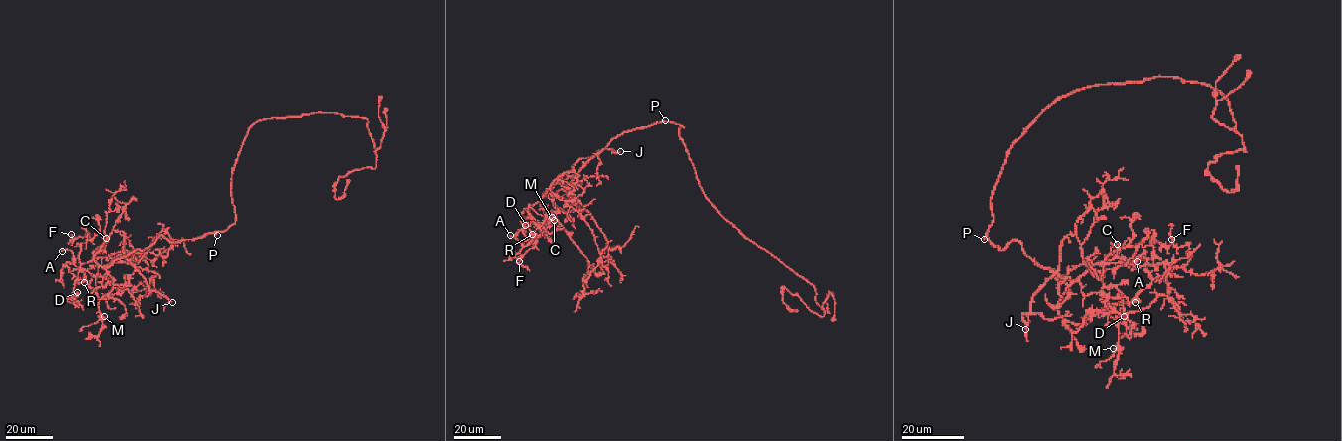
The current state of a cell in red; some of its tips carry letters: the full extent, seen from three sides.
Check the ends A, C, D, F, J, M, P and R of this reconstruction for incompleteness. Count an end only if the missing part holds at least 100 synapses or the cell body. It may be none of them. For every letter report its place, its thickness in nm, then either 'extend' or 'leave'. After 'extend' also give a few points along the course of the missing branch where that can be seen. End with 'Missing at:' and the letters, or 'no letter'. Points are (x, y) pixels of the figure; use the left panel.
A: at (62, 251); 160 nm thick; leave
C: at (106, 238); 280 nm thick; leave
D: at (77, 292); 400 nm thick; leave
F: at (71, 234); 110 nm thick; leave
J: at (172, 302); 80 nm thick; leave
M: at (104, 316); 140 nm thick; leave
P: at (217, 235); 240 nm thick; extend; missing branch runs (217, 235), (222, 238), (228, 231), (231, 202)
R: at (84, 282); 110 nm thick; leave
Missing at: P

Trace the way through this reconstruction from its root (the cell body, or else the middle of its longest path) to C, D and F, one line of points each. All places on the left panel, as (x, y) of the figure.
C: (231, 178), (235, 221), (224, 231), (174, 242), (160, 235), (104, 268), (93, 252), (106, 238)
D: (231, 178), (235, 221), (226, 229), (174, 242), (160, 235), (106, 268), (93, 258), (80, 265), (77, 292)
F: (231, 178), (235, 221), (224, 231), (160, 235), (106, 268), (80, 263), (93, 240), (71, 234)

